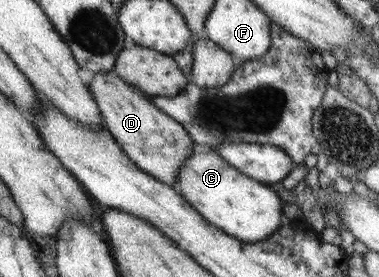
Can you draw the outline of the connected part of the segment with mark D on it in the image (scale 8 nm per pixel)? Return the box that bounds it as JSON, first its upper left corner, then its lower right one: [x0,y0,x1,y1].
[89,70,194,187]

